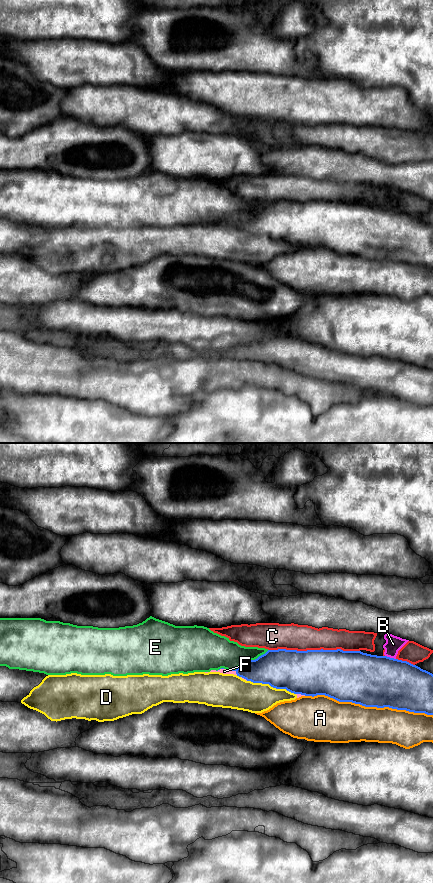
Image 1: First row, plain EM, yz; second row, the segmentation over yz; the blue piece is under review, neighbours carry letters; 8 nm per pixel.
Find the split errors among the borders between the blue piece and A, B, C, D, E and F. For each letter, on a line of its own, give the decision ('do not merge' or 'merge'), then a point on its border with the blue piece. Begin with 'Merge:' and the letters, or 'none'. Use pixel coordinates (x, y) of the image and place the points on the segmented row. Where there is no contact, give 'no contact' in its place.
Merge: F
A: do not merge; contact yz (369, 706)
B: do not merge; contact yz (389, 657)
C: do not merge; contact yz (314, 650)
D: do not merge; contact yz (271, 686)
E: do not merge; contact yz (249, 660)
F: merge; contact yz (233, 670)

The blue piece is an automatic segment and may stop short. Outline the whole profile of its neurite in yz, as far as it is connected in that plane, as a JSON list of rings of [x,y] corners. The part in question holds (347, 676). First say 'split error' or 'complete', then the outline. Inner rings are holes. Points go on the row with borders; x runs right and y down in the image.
split error; [[[268,650],[255,660],[249,660],[236,670],[211,670],[223,674],[234,674],[246,681],[253,683],[269,684],[276,689],[287,691],[301,696],[325,695],[339,702],[352,702],[365,707],[384,708],[389,707],[397,710],[406,710],[414,713],[433,715],[433,674],[413,665],[387,656],[377,656],[361,651],[337,650]]]

